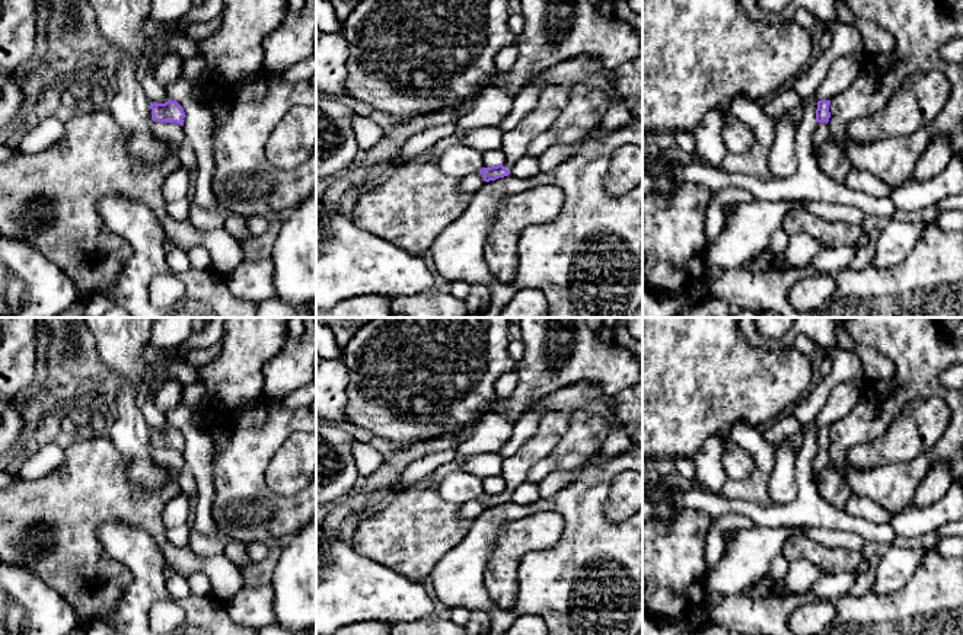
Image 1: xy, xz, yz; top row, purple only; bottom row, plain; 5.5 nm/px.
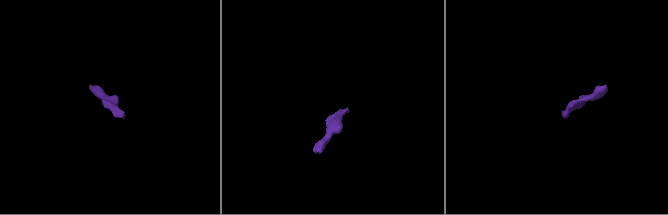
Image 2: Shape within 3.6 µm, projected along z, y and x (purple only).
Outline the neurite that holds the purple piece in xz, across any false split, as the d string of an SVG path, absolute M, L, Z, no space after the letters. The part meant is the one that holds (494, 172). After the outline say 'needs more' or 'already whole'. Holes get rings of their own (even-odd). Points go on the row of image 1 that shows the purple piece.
M555 84L542 89L536 108L526 115L517 127L503 134L503 151L506 160L501 165L482 167L479 173L485 182L508 176L514 163L526 156L527 144L546 131L565 108L571 92L571 84Z; needs more

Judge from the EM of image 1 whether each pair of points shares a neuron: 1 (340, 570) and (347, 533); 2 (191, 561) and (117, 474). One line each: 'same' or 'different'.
1: different
2: same

